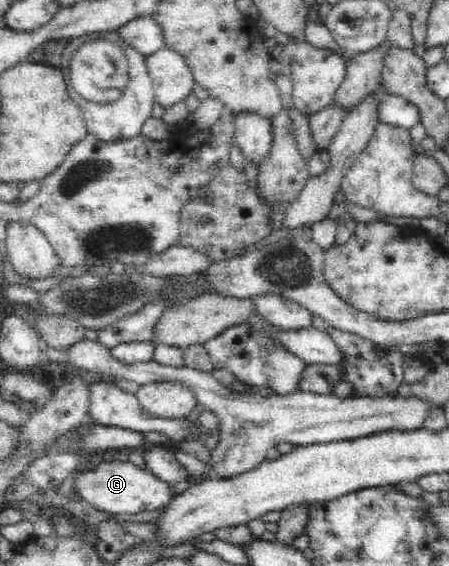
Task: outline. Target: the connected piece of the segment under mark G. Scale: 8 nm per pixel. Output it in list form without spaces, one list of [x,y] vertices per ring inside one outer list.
[[[129,461],[101,462],[94,469],[83,471],[73,481],[74,493],[79,499],[85,499],[95,509],[107,514],[119,515],[157,511],[167,506],[172,497],[172,488],[161,481],[151,470],[138,468]]]

